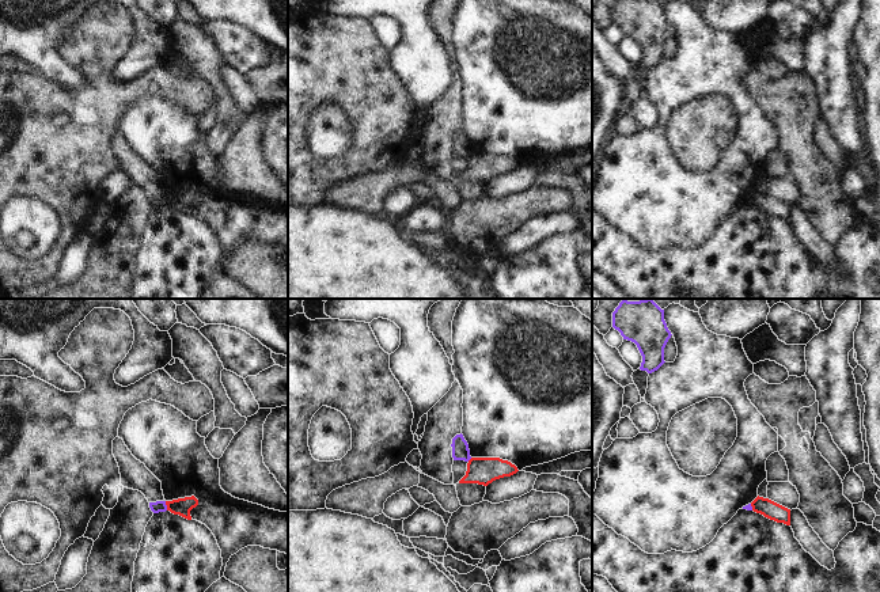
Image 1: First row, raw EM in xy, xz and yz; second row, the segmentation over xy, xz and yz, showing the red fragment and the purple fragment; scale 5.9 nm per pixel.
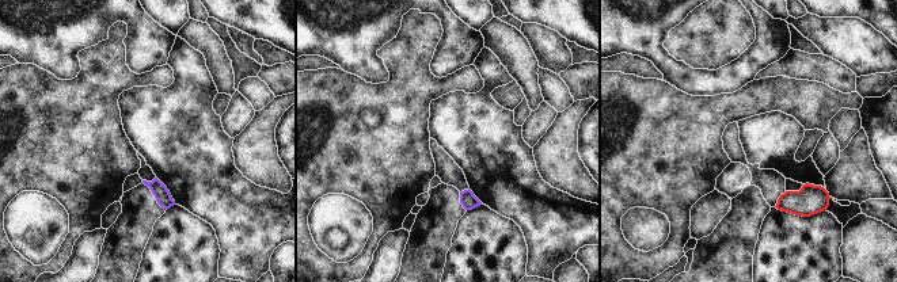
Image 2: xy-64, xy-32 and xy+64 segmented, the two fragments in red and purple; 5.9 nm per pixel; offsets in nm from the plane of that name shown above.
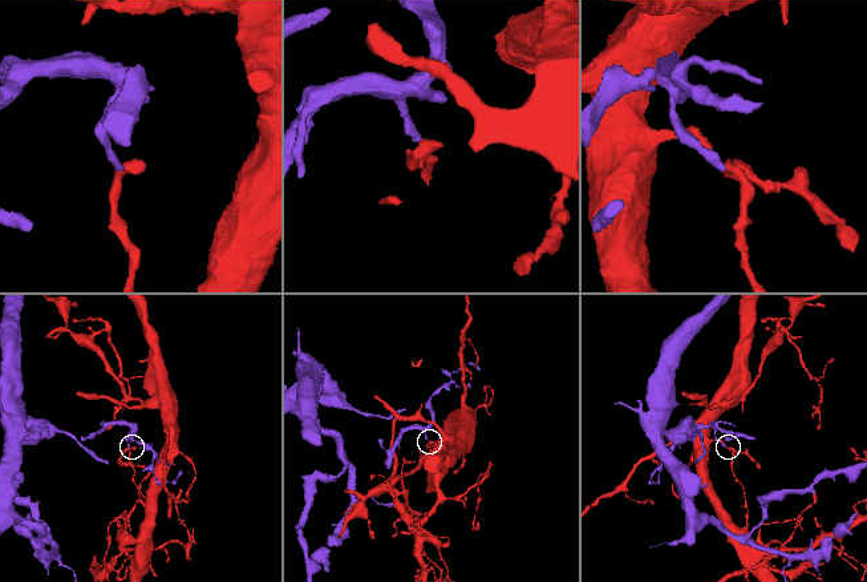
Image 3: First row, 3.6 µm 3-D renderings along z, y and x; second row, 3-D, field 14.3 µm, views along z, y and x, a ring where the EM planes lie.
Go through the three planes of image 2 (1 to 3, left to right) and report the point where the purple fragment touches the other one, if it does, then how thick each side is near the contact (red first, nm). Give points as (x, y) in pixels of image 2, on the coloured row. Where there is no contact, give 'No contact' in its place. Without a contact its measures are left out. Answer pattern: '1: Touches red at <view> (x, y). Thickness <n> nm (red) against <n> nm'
1: No contact
2: No contact
3: No contact.

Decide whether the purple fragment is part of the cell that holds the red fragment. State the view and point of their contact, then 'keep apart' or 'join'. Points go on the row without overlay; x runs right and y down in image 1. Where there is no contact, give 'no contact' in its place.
meets red in xy at (166, 200); keep apart

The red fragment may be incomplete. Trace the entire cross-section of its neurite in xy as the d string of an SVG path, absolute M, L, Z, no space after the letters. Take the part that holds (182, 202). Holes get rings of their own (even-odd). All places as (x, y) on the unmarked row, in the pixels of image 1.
M191 191L172 197L166 197L166 201L167 206L170 206L171 209L191 216L190 206L198 201L198 196L194 191Z

